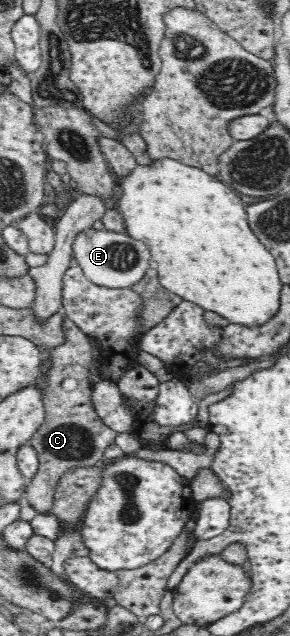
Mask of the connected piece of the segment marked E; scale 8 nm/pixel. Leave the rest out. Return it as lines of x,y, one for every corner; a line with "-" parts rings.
98,226
97,229
89,228
87,231
81,232
76,235
73,248
73,260
87,279
99,287
105,289
132,289
146,277
147,271
153,266
151,253
148,250
147,244
137,241
129,237
127,233
115,233
107,231

